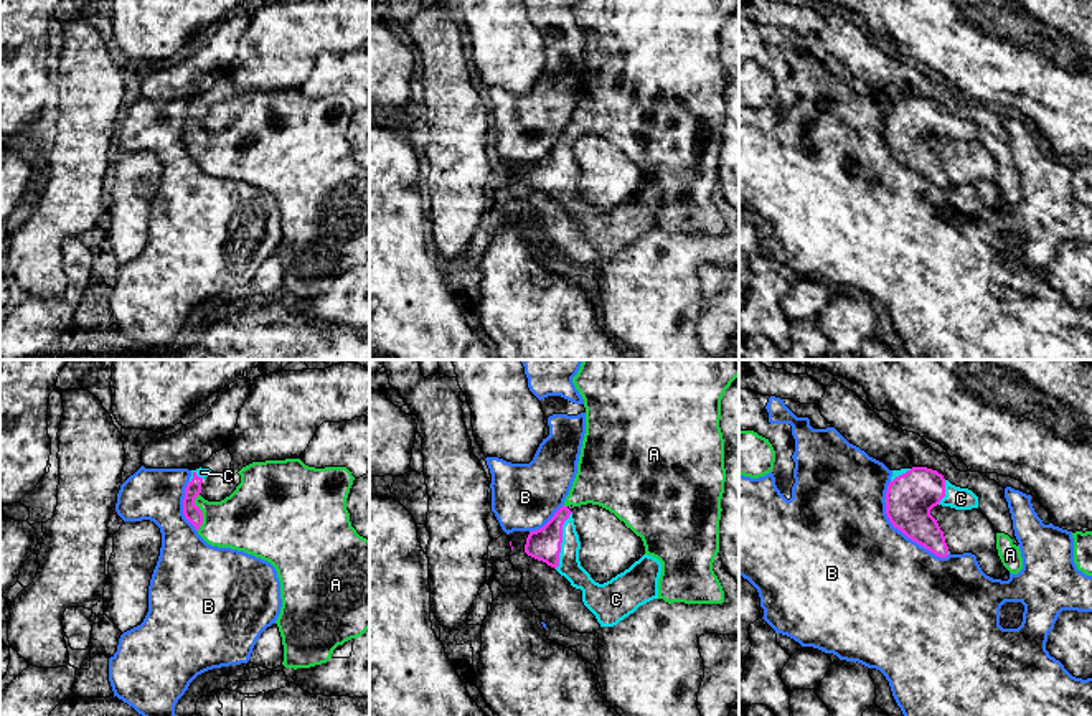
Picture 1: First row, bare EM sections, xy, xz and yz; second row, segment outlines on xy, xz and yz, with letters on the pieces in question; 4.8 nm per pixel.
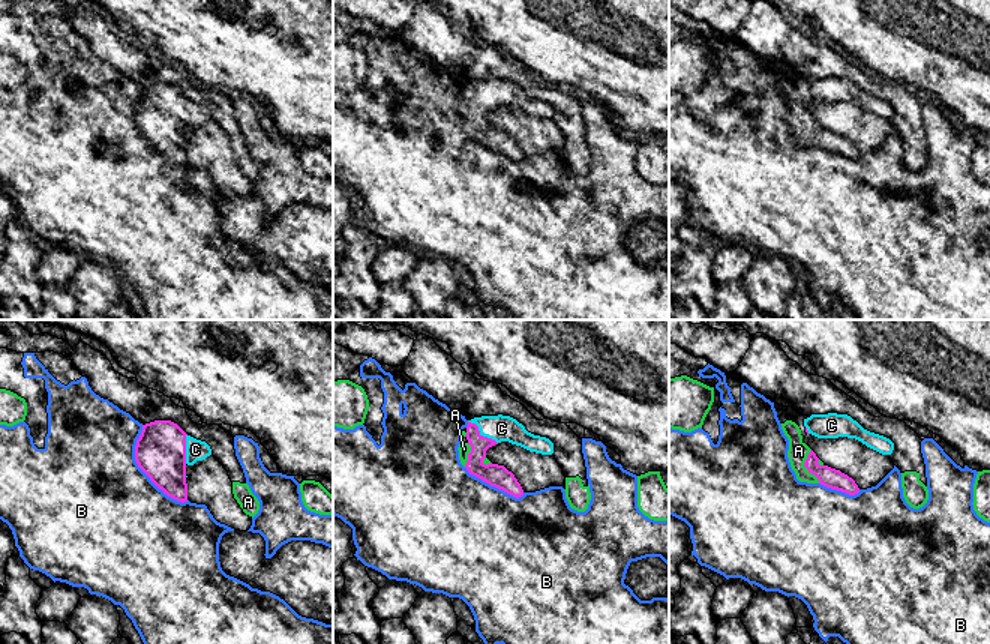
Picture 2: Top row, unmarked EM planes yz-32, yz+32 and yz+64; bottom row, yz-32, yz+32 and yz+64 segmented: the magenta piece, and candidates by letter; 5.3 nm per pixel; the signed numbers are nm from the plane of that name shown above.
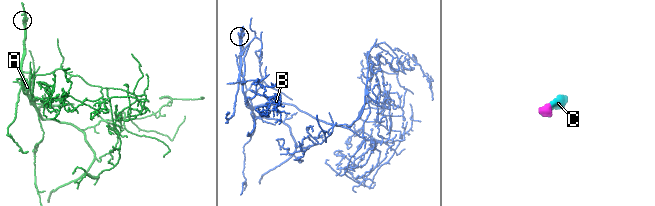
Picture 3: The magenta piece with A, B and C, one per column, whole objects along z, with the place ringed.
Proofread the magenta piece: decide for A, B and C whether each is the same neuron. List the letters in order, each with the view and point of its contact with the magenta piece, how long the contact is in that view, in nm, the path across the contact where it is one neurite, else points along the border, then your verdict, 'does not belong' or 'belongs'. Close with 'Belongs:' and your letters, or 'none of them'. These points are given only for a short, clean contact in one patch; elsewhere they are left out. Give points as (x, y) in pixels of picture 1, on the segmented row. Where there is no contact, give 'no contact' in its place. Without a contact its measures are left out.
A: contact xy (200, 512); length 180 nm; belongs
B: contact yz (909, 536); length 420 nm; does not belong
C: contact xz (561, 540); length 300 nm; belongs
Belongs: A, C

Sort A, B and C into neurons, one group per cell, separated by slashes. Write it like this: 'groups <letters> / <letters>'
groups A C / B

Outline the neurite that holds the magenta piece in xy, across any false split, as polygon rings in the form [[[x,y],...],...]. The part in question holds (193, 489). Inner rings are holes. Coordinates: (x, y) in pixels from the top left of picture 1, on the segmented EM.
[[[300,459],[252,462],[238,473],[241,483],[229,497],[208,502],[200,495],[203,478],[193,472],[185,488],[183,515],[208,544],[244,551],[275,568],[282,599],[275,620],[284,645],[282,665],[297,670],[327,663],[338,645],[369,629],[369,539],[356,533],[346,510],[355,477],[346,467],[315,469]]]

